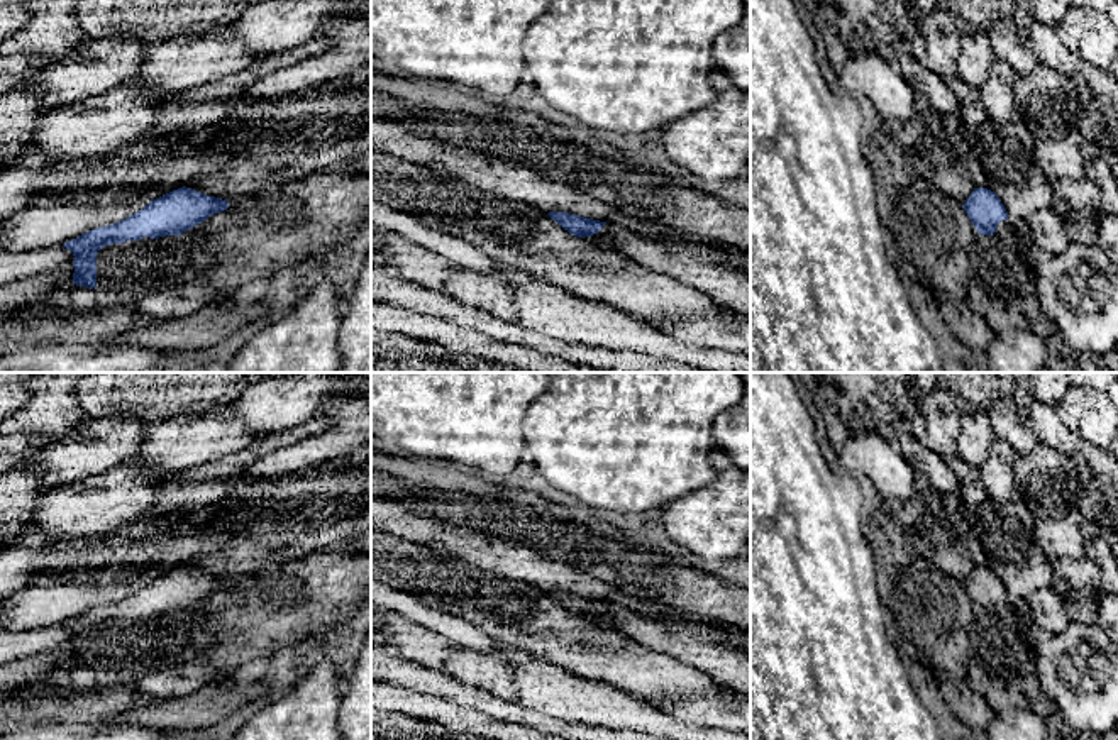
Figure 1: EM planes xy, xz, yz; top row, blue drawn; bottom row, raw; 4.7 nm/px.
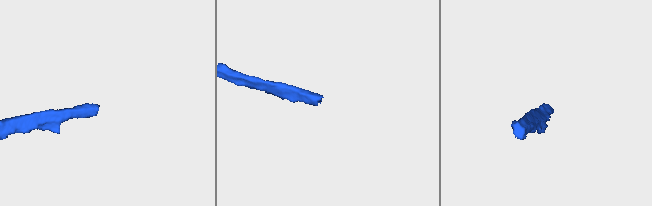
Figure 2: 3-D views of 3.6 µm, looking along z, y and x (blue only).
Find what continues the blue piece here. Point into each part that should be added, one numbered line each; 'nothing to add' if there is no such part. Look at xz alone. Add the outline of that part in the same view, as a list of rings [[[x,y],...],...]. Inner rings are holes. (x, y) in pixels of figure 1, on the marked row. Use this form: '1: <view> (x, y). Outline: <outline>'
1: xz (724, 273). Outline: [[[615,224],[589,239],[623,254],[634,268],[671,276],[750,322],[750,251],[683,234],[650,237]]]

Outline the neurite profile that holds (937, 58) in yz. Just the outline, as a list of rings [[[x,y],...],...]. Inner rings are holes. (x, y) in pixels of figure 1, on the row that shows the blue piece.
[[[938,8],[916,12],[916,25],[918,32],[911,39],[908,54],[925,68],[933,69],[955,93],[962,105],[959,117],[966,129],[982,125],[989,119],[981,103],[979,90],[966,85],[955,69],[964,36],[957,29],[954,17]]]

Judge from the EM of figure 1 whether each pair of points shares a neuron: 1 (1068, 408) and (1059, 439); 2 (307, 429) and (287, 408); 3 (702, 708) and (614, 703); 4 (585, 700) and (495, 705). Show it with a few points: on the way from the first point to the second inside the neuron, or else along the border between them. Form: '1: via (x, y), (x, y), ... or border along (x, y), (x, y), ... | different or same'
1: border along (1054, 407), (1059, 419), (1083, 442) | different
2: border along (312, 419), (266, 434) | different
3: border along (647, 700), (685, 722) | different
4: border along (481, 688), (507, 700), (539, 708), (556, 718) | different

